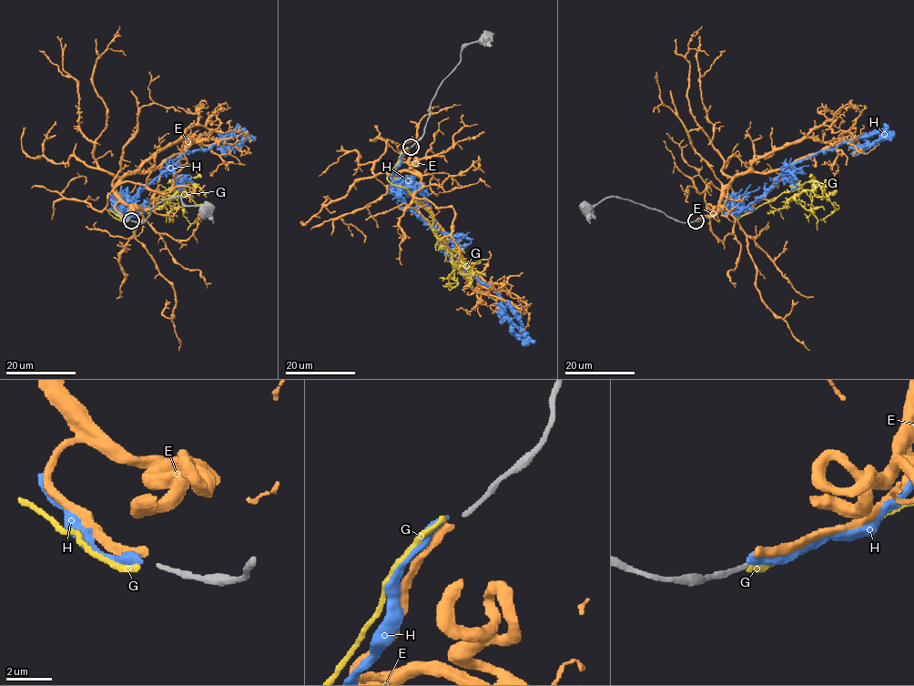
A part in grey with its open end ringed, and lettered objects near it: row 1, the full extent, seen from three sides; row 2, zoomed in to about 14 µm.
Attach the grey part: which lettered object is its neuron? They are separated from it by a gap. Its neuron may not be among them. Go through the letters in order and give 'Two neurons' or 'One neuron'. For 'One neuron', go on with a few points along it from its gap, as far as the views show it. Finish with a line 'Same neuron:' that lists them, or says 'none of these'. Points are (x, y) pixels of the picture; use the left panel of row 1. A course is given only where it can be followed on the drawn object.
E: One neuron. Its course: (130, 219), (115, 208), (115, 188), (126, 175), (149, 171), (197, 140), (230, 143), (249, 153), (243, 144)
G: Two neurons
H: Two neurons
Same neuron: E

